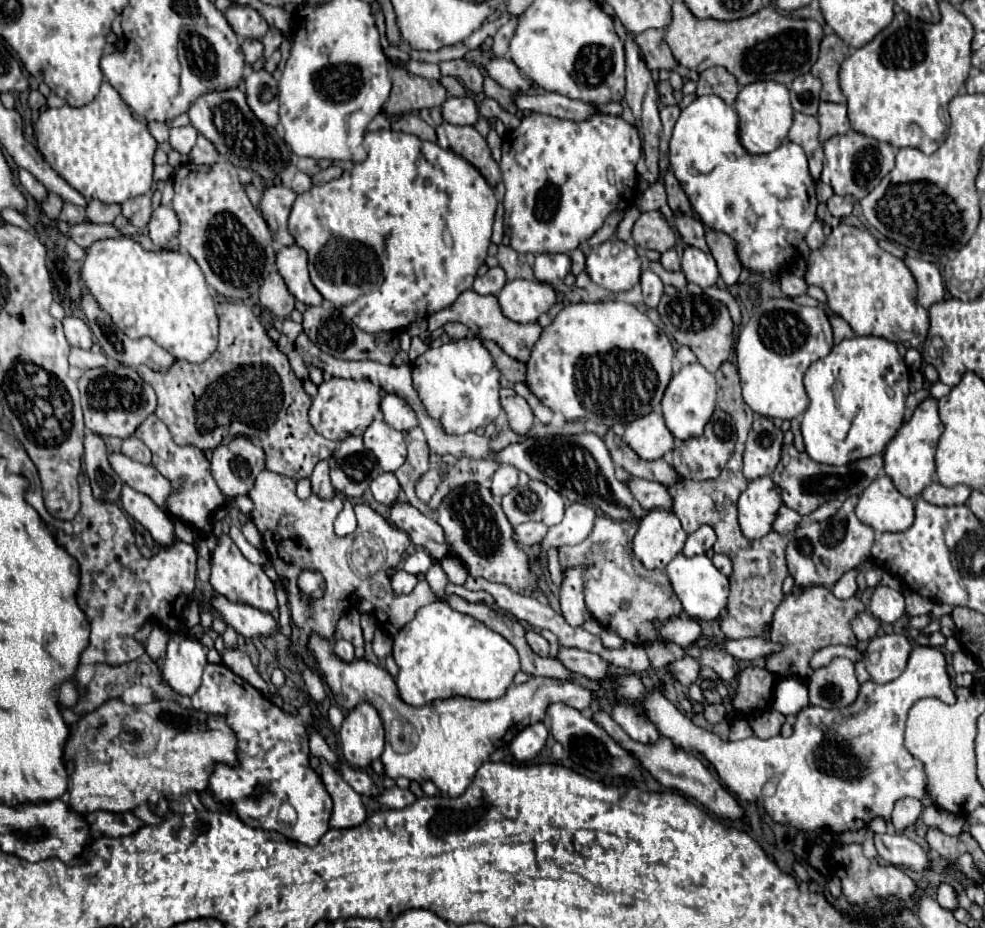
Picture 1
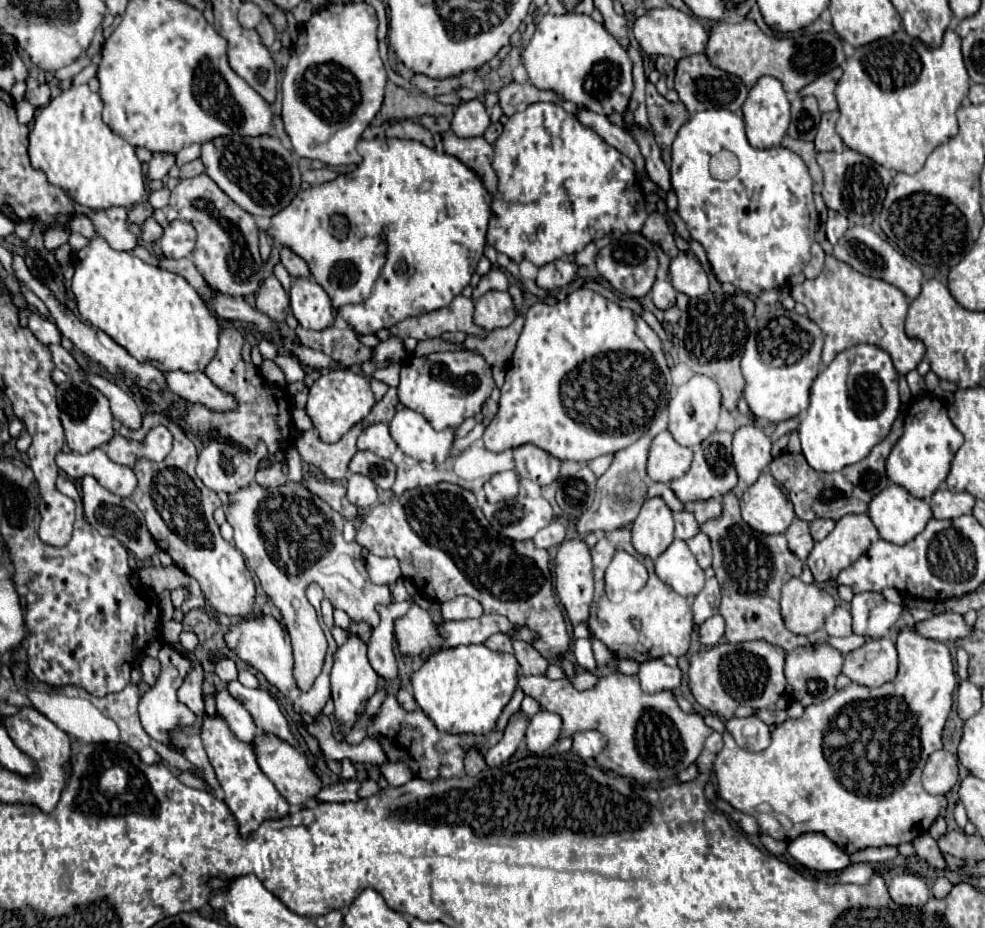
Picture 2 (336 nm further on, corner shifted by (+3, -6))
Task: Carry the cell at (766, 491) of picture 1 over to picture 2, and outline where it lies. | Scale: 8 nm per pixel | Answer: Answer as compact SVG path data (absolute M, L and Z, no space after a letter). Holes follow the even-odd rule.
M764 471L754 485L746 487L740 499L740 509L742 519L752 529L766 535L784 533L796 517L792 501L770 475L770 471Z

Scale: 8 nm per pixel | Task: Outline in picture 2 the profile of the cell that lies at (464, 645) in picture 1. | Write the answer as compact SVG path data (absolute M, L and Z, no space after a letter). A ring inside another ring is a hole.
M484 645L442 649L440 653L428 657L418 671L414 671L414 699L440 731L452 735L488 735L518 685L518 671L520 665L516 657L510 653L490 651Z

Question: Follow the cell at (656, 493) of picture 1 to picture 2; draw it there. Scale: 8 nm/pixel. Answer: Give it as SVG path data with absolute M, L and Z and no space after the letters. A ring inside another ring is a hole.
M682 511L682 513L674 513L674 521L676 521L676 537L678 539L692 539L694 535L700 533L700 525L698 521L692 517L692 513Z

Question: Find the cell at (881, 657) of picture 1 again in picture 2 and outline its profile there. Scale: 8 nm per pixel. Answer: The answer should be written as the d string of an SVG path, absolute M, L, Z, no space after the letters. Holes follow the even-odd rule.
M872 639L844 657L842 673L864 687L880 687L898 671L898 653L892 639Z

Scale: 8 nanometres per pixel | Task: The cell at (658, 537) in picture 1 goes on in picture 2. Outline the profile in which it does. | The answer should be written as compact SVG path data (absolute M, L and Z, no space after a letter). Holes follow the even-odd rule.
M652 497L644 503L632 525L634 549L650 559L656 559L674 541L674 519L662 497Z

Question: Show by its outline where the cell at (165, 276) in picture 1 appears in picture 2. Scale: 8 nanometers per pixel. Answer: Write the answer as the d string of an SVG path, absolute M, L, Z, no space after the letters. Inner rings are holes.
M94 237L84 249L76 251L72 265L72 293L80 319L110 335L136 361L152 361L164 373L178 369L190 373L204 371L216 355L218 319L184 277L146 265L136 255L120 253L102 237Z

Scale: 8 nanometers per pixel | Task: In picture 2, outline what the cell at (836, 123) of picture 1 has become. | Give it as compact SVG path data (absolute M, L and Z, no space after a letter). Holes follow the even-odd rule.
M838 111L824 113L824 115L822 115L820 129L818 129L818 135L816 135L816 149L818 149L818 151L836 151L836 153L840 153L840 151L844 149L842 139L840 139L838 133L834 131L834 125L836 125L838 115L840 115Z

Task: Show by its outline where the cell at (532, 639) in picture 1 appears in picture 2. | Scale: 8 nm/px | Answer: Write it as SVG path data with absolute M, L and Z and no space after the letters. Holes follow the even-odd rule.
M496 633L492 637L488 637L484 641L486 647L490 647L492 651L500 651L500 653L512 653L512 645L510 645L510 637L504 633Z

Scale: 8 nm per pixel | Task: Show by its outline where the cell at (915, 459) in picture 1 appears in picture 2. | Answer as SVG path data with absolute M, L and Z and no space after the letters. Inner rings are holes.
M926 395L910 407L904 419L904 433L898 439L898 443L892 447L890 457L886 461L888 479L908 489L908 493L912 493L914 497L930 499L948 477L954 453L962 443L964 437L948 419L948 409L944 401L934 395Z

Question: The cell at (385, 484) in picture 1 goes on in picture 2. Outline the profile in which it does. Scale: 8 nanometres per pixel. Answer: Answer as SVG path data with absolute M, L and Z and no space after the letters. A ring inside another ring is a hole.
M350 473L348 483L346 483L346 497L360 511L368 509L368 507L376 505L376 501L378 501L376 485L370 477L364 477L360 473Z

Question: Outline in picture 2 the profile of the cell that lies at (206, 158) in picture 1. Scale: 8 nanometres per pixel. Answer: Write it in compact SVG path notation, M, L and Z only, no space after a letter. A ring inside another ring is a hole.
M196 159L192 163L186 163L184 167L180 167L180 179L190 179L190 177L196 177L200 173L204 173L204 165L202 165L200 159Z

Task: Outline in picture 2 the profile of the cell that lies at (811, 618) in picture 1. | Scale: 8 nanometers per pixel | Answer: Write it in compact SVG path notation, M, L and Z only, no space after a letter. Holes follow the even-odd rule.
M798 577L790 579L784 587L782 587L782 617L784 617L784 623L786 627L792 631L792 633L798 633L798 635L810 635L818 629L824 627L824 619L832 615L832 609L836 607L834 599L820 587L816 587L814 583L812 585L806 585L802 583Z

